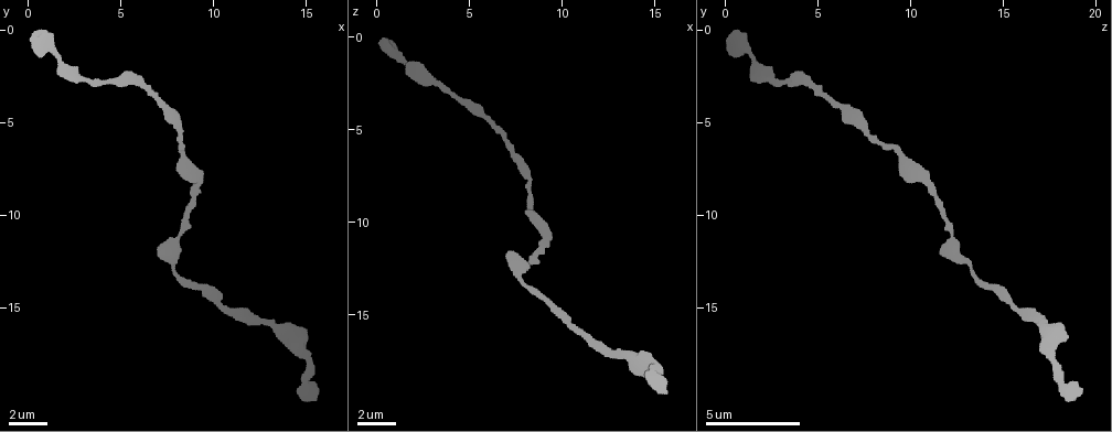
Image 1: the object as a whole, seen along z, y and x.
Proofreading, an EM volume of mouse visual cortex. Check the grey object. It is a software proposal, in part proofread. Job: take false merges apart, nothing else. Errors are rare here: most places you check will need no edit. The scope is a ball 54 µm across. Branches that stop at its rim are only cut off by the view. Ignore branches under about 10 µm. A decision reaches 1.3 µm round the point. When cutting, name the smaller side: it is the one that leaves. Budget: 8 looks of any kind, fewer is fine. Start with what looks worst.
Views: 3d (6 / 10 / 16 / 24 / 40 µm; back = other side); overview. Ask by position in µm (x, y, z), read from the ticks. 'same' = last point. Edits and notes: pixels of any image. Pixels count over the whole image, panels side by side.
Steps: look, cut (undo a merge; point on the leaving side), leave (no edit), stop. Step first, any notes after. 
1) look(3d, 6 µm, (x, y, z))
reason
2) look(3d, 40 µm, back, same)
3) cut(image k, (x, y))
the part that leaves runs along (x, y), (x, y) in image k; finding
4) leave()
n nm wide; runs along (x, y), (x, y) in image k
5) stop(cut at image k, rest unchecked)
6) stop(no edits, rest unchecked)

look(3d, 10 µm, (7.8, 12.3, 12.7))
sudden change in width

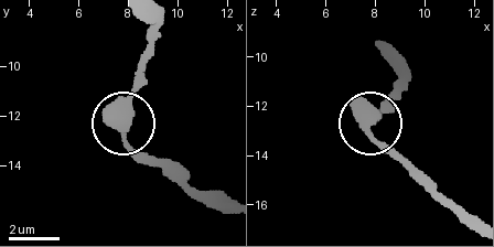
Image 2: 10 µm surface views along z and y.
leave()
410 nm wide; runs along (151, 43), (120, 129), (150, 164) in image 2; continuous, no second neuron

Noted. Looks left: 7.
look(3d, 16 µm, (10.7, 14.9, 15.6))
narrows sharply

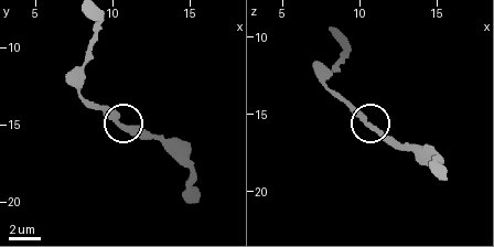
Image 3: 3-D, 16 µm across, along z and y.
look(3d, 16 µm, back, same)
from behind

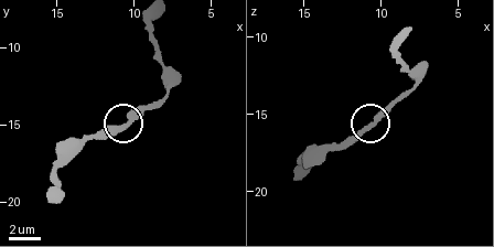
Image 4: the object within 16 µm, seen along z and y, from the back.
leave()
runs along (150, 33), (164, 95), (96, 132) in image 4; continuous, no second neuron

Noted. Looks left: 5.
look(3d, 10 µm, (6.3, 3.0, 4.7))
calibre changes

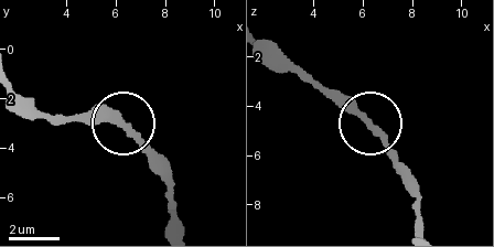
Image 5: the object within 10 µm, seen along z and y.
leave()
runs along (423, 228), (412, 178), (378, 127), (341, 108), (305, 72) in image 5; one neuron here

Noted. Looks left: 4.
stop(no edits, rest unchecked)

